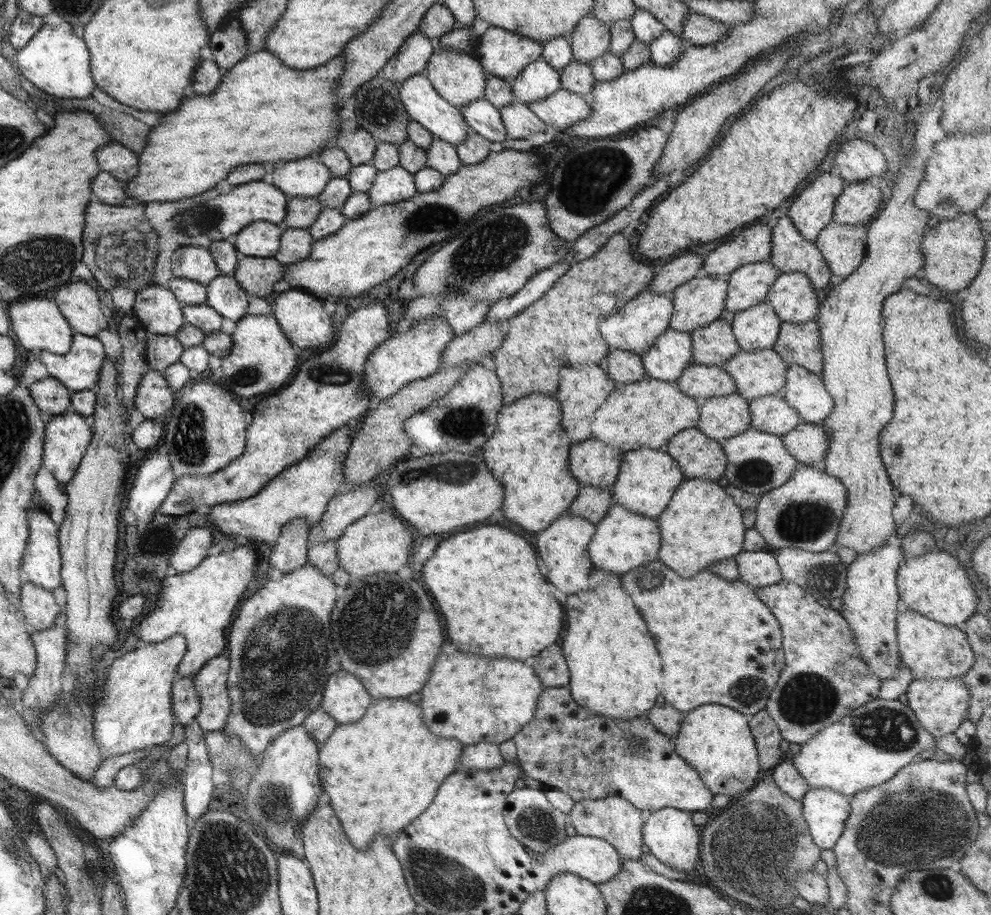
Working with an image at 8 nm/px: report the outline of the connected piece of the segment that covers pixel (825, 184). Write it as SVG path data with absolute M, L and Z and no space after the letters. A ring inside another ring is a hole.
M822 172L794 199L787 216L802 238L814 242L820 231L833 221L836 198L842 194L845 185L840 175Z

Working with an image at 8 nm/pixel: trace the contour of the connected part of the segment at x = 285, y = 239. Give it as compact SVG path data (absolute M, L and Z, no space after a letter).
M308 228L284 229L278 252L273 257L285 266L306 260L310 256L314 241Z

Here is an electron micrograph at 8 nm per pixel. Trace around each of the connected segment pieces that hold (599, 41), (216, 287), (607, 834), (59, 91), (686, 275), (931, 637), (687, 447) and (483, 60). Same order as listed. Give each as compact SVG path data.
M593 13L582 18L574 32L567 34L574 59L590 63L610 50L611 34L609 27L600 22Z
M220 275L207 286L206 304L228 320L238 322L248 310L249 294L233 275Z
M608 796L596 800L580 800L567 814L577 835L601 838L609 842L623 859L640 860L643 834L642 810L638 810L627 800L618 796Z
M64 22L60 25L44 24L36 36L24 49L14 55L21 77L36 85L44 92L58 98L86 99L96 83L90 72L90 54L84 40L73 33L72 24Z
M685 253L672 259L654 275L648 289L655 294L673 292L682 283L692 280L703 267L703 259L698 253Z
M909 608L897 613L897 641L901 662L911 670L916 680L948 680L962 677L975 663L972 647L958 626L934 622Z
M696 427L678 432L665 450L677 462L685 479L718 482L726 472L727 458L720 442L707 438Z
M495 26L478 38L477 46L476 56L482 69L506 81L517 78L543 51L542 43Z

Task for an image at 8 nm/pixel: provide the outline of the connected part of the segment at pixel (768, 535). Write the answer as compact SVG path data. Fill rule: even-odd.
M799 464L789 482L759 496L755 528L774 549L800 548L820 553L833 550L838 525L846 506L846 487L826 474L822 465Z

